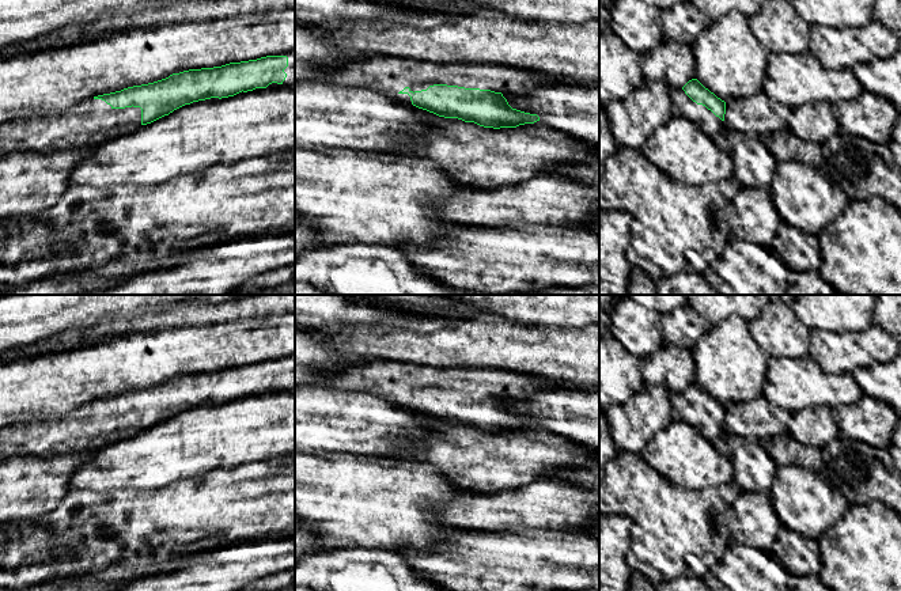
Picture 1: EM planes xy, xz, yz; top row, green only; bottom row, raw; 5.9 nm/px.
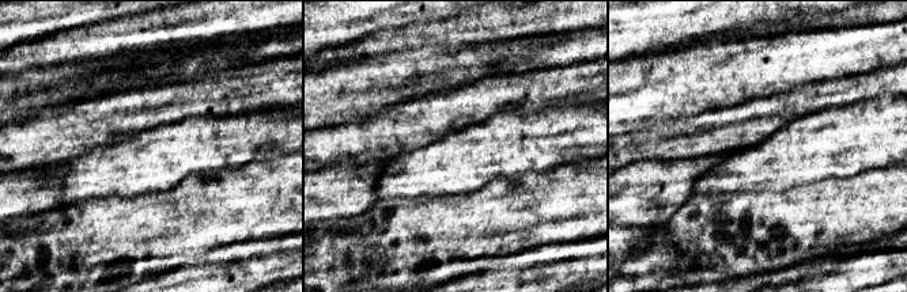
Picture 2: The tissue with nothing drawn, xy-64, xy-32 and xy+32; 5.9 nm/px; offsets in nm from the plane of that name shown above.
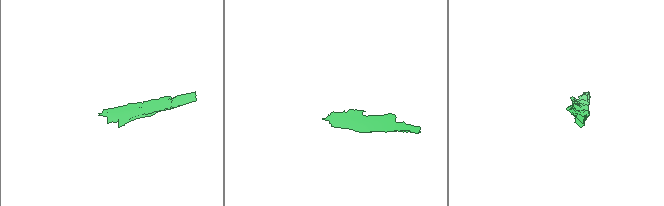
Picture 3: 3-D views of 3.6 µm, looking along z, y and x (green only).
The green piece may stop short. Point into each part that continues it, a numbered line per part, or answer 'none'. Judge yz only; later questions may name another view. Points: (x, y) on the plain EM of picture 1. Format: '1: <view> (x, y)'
1: yz (711, 428)

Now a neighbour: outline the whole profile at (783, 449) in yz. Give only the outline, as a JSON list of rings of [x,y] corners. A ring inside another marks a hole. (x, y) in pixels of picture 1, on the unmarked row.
[[[788,432],[768,436],[760,443],[777,466],[795,465],[814,473],[818,473],[821,469],[821,448],[800,444]]]

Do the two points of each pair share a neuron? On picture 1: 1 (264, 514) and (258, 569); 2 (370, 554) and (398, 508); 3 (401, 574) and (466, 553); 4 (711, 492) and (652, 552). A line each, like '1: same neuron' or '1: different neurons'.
1: different neurons
2: different neurons
3: different neurons
4: same neuron

